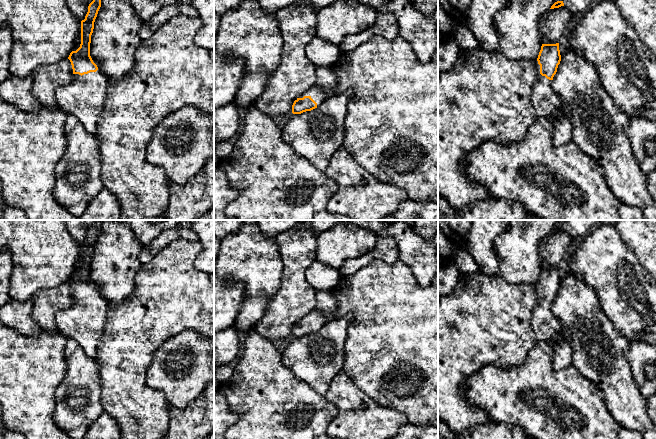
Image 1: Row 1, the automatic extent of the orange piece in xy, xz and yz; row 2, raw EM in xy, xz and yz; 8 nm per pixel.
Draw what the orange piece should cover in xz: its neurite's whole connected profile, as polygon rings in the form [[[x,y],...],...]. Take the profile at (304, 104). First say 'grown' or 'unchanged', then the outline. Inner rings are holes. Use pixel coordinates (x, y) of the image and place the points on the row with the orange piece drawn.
grown; [[[313,86],[305,93],[302,93],[294,101],[292,105],[292,113],[301,114],[303,112],[311,111],[317,107],[320,107],[330,95],[330,92],[326,92]]]

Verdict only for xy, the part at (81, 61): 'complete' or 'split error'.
split error

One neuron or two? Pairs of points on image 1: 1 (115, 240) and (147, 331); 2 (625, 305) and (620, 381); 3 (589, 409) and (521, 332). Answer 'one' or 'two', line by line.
1: two
2: two
3: two

